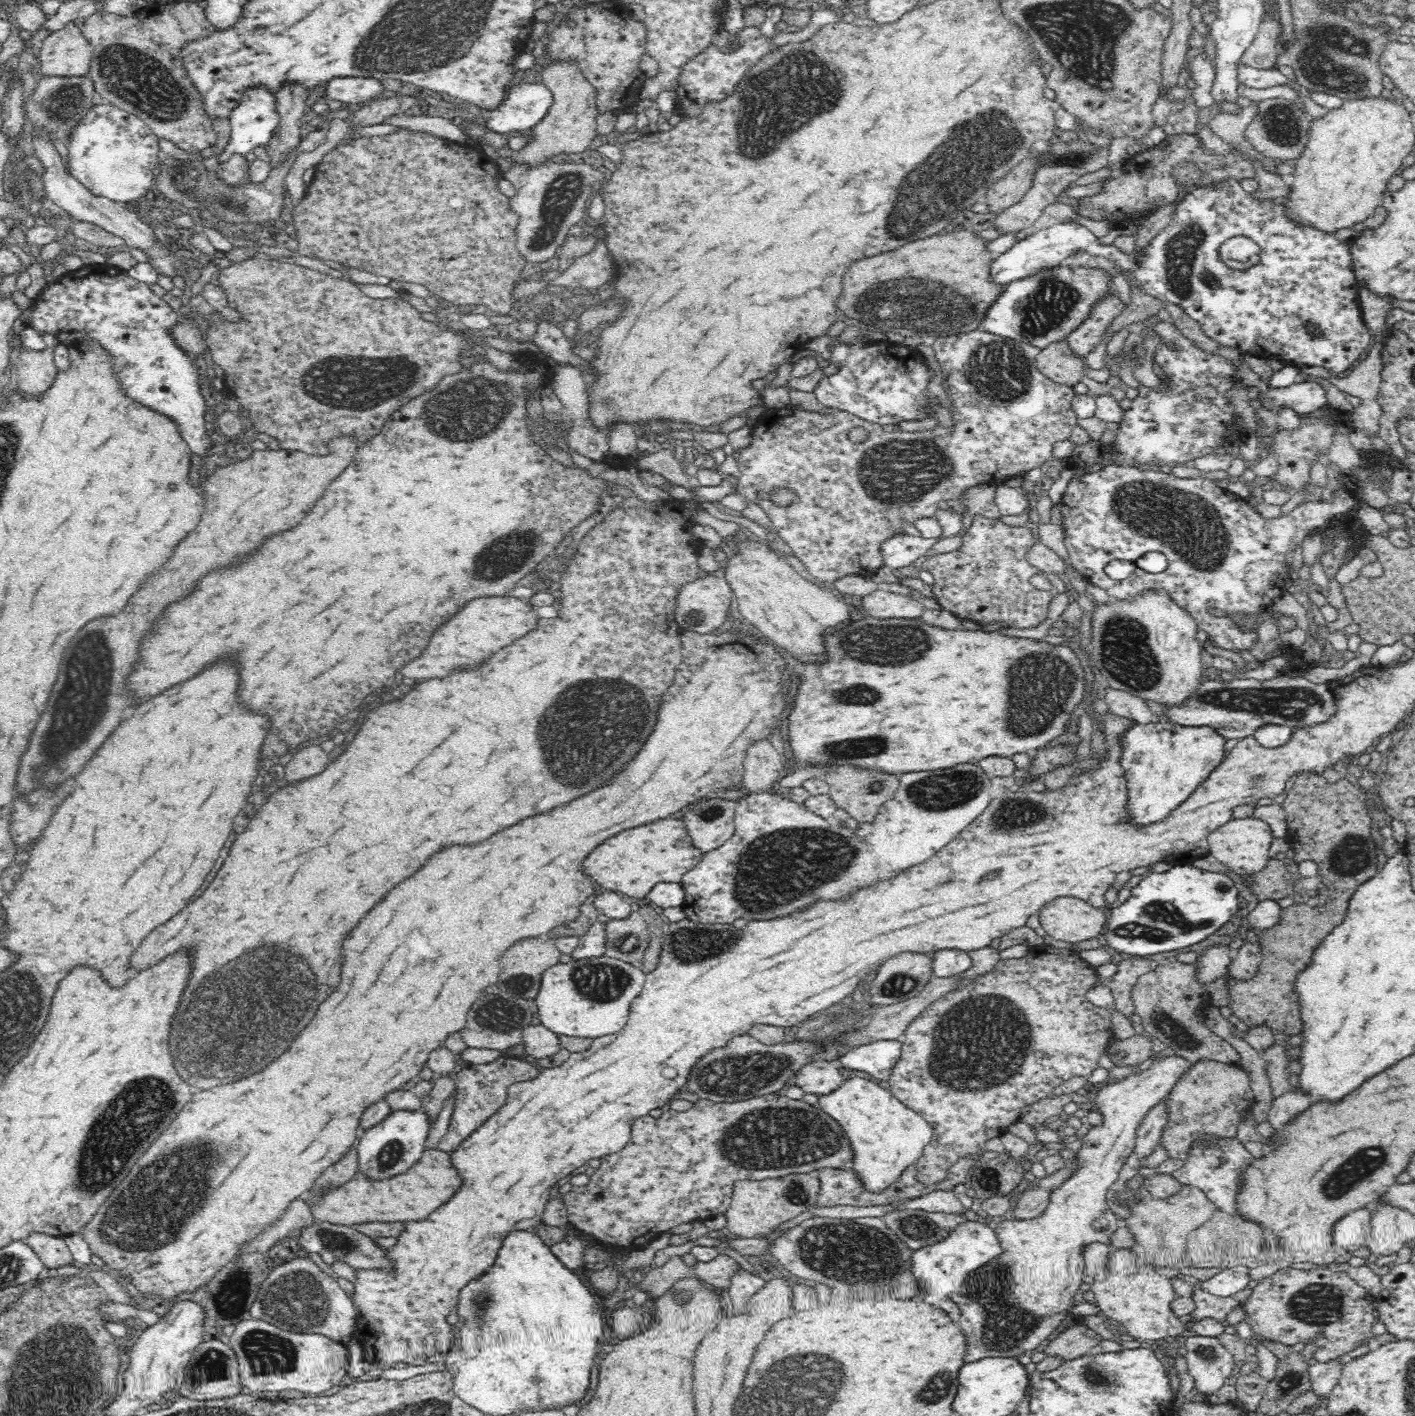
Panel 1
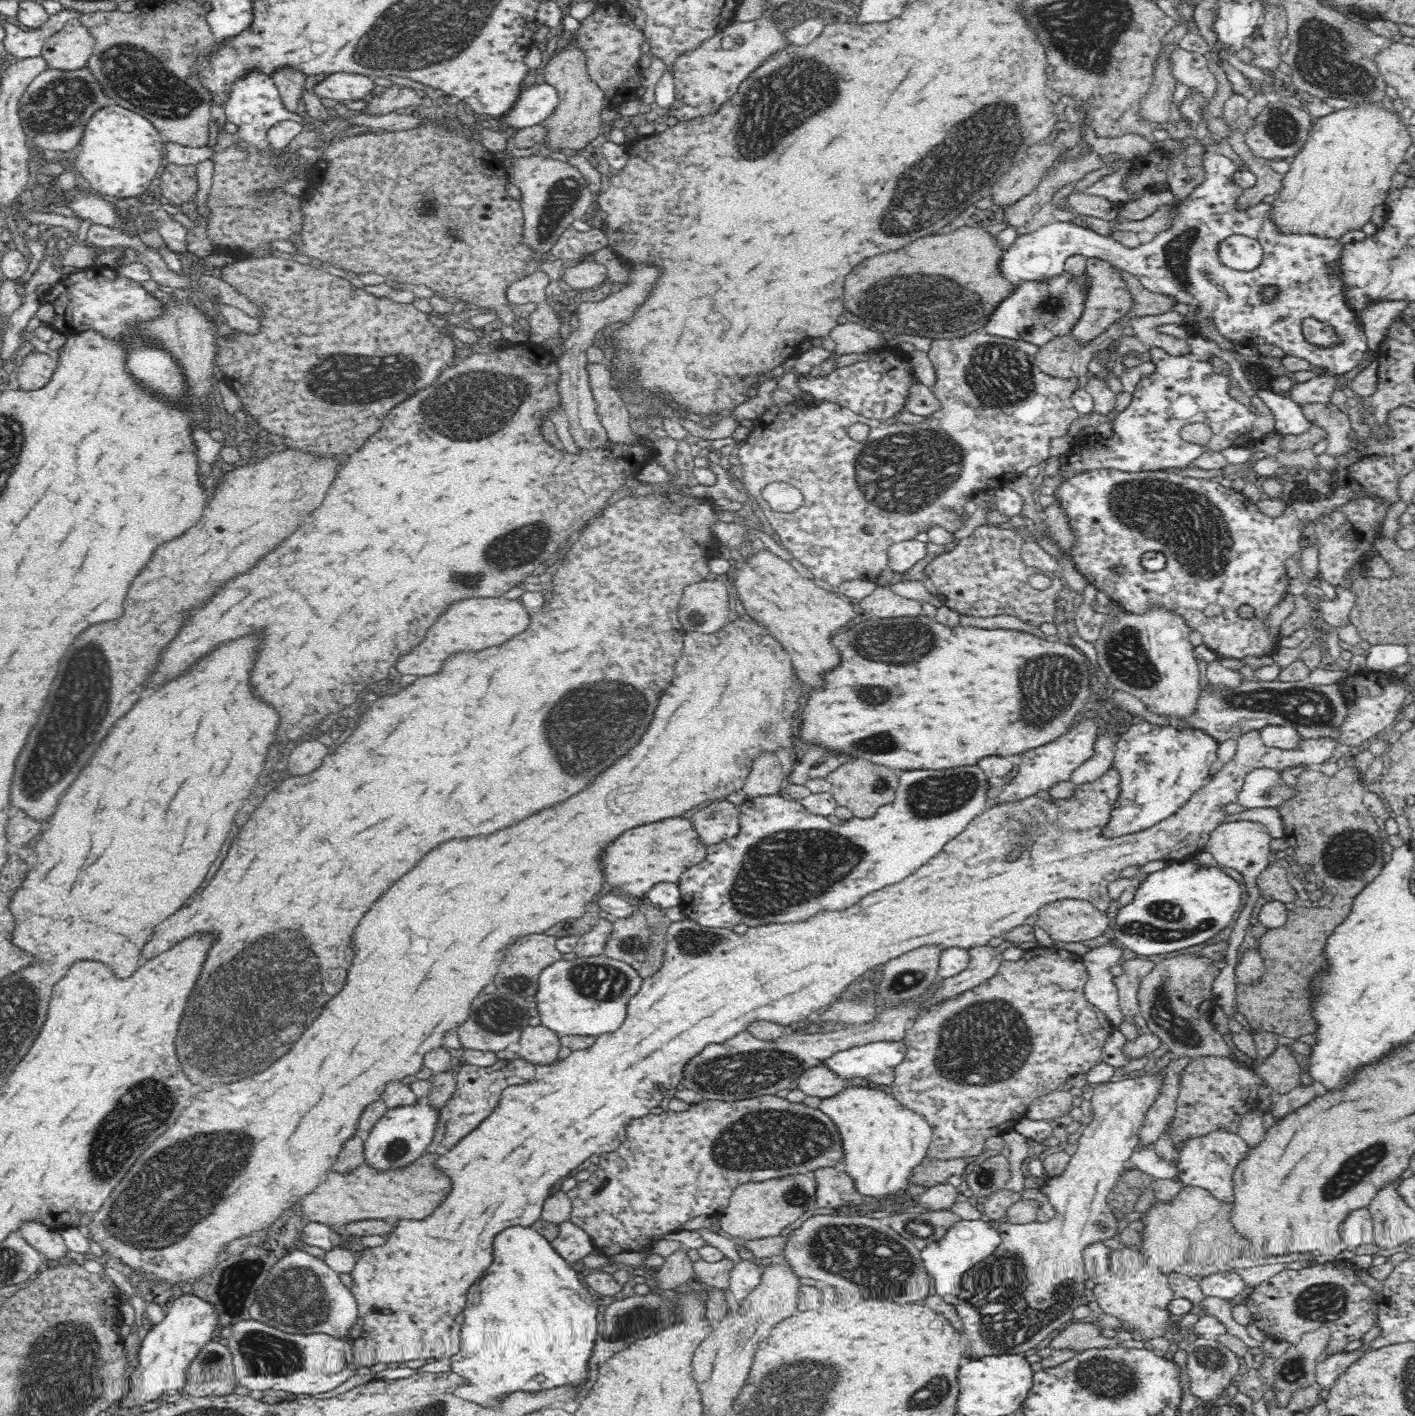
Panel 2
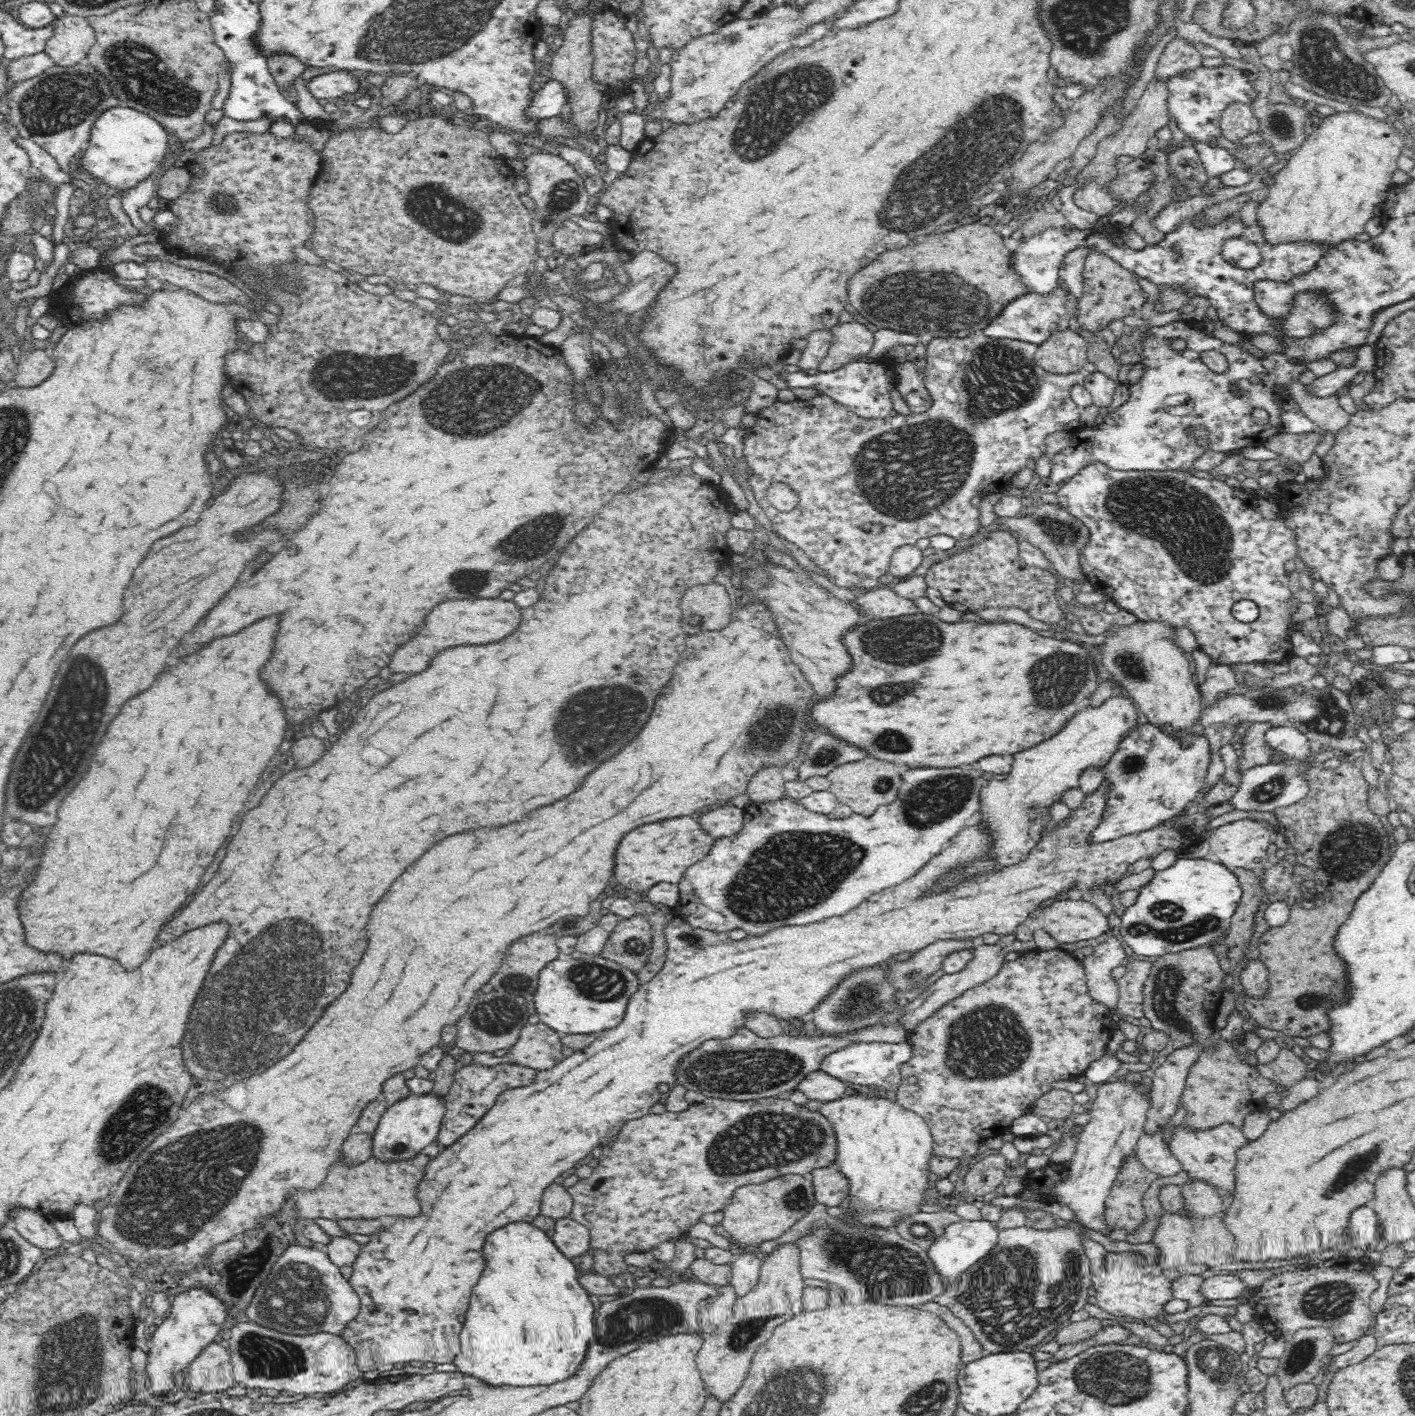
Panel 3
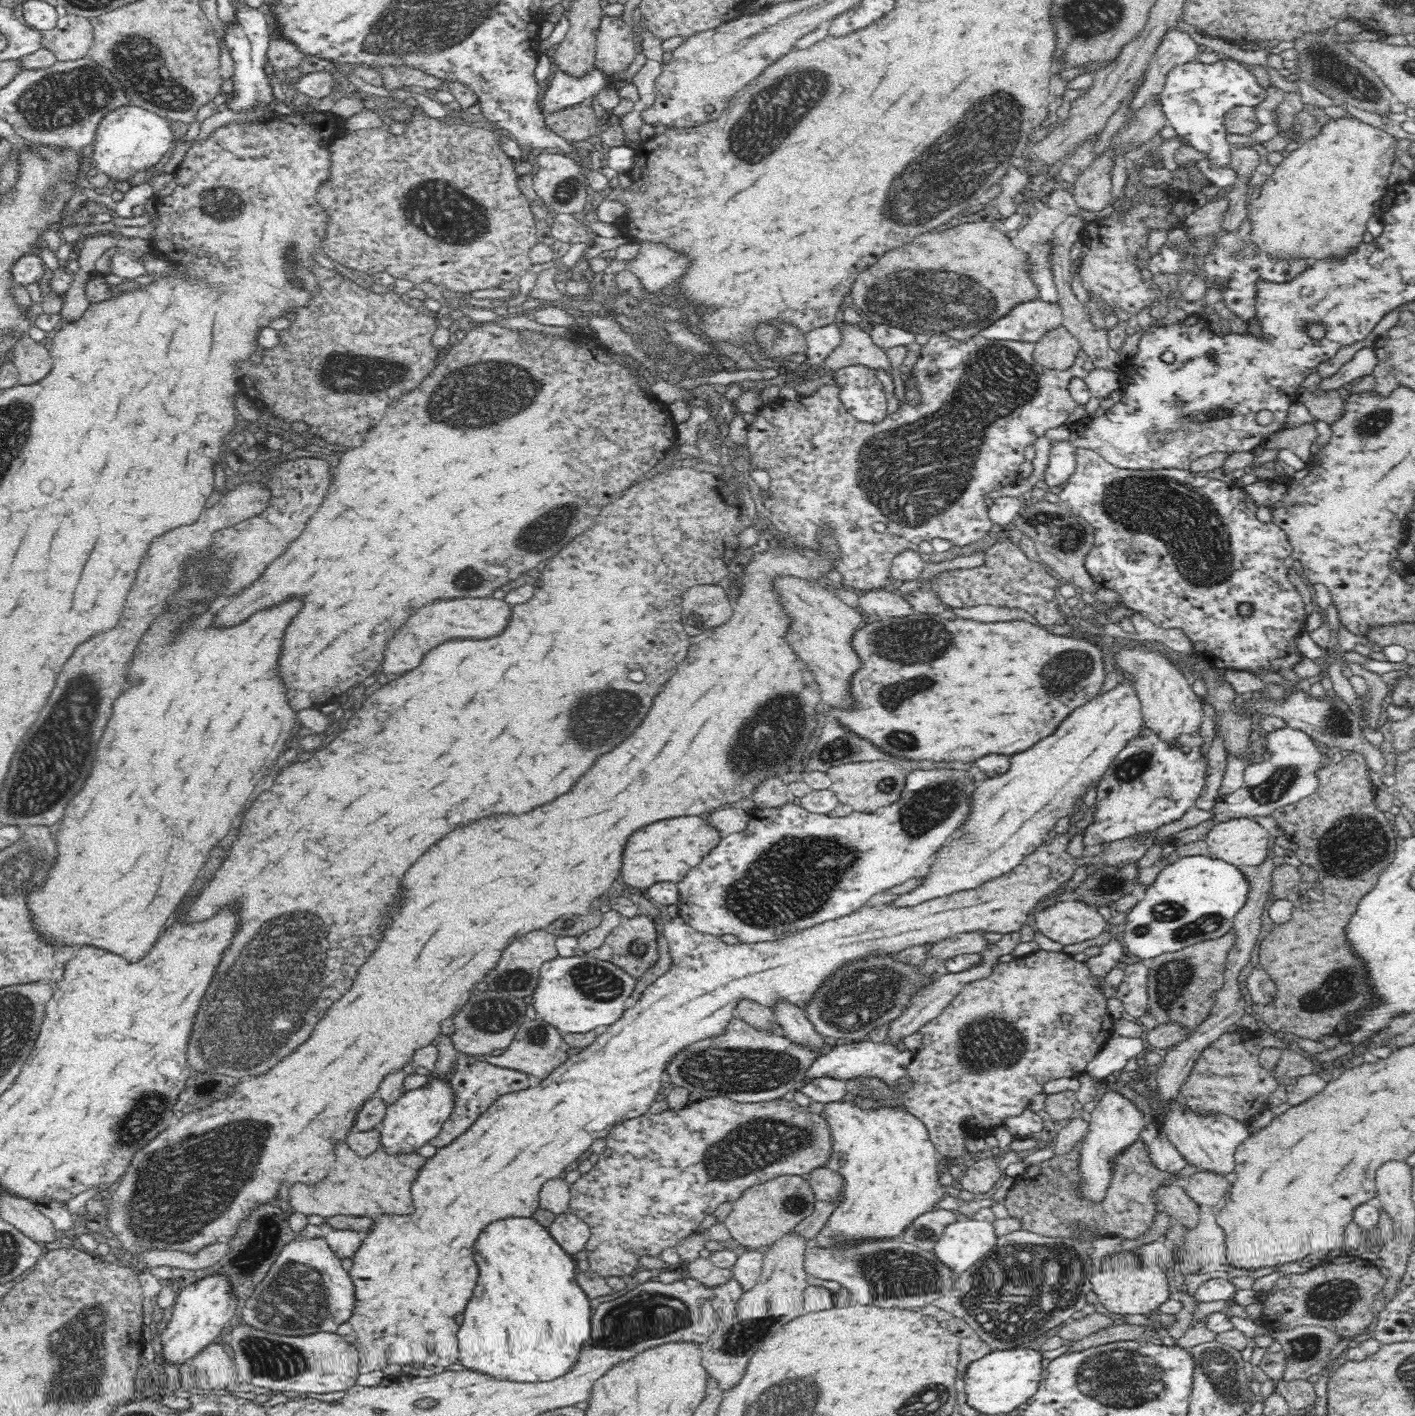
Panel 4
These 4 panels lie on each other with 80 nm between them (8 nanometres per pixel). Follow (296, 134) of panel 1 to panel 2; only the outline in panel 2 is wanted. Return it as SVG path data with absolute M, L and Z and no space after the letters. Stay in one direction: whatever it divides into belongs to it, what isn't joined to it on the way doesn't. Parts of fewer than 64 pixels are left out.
M284 66L273 70L271 77L286 107L292 111L300 111L301 90L304 88L306 73Z

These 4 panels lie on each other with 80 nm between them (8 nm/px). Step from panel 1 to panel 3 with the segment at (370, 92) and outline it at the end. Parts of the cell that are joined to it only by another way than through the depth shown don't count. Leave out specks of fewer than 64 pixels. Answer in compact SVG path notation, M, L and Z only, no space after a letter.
M331 70L305 82L306 90L314 98L329 100L342 97L344 94L355 94L361 86L363 85L358 76L344 70Z

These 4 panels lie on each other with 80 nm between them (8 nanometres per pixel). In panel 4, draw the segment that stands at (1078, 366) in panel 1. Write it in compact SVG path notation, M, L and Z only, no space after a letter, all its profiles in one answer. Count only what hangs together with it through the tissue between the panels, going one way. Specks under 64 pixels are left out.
M1058 325L1046 331L1034 346L1035 362L1046 368L1062 370L1073 363L1080 343L1064 325Z

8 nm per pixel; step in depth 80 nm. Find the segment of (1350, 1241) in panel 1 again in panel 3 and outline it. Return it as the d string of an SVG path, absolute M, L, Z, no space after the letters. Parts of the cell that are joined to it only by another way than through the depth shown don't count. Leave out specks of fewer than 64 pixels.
M1371 1203L1356 1208L1351 1213L1349 1221L1351 1234L1351 1246L1365 1247L1373 1242L1376 1242L1376 1232L1379 1226L1379 1218L1375 1214Z

